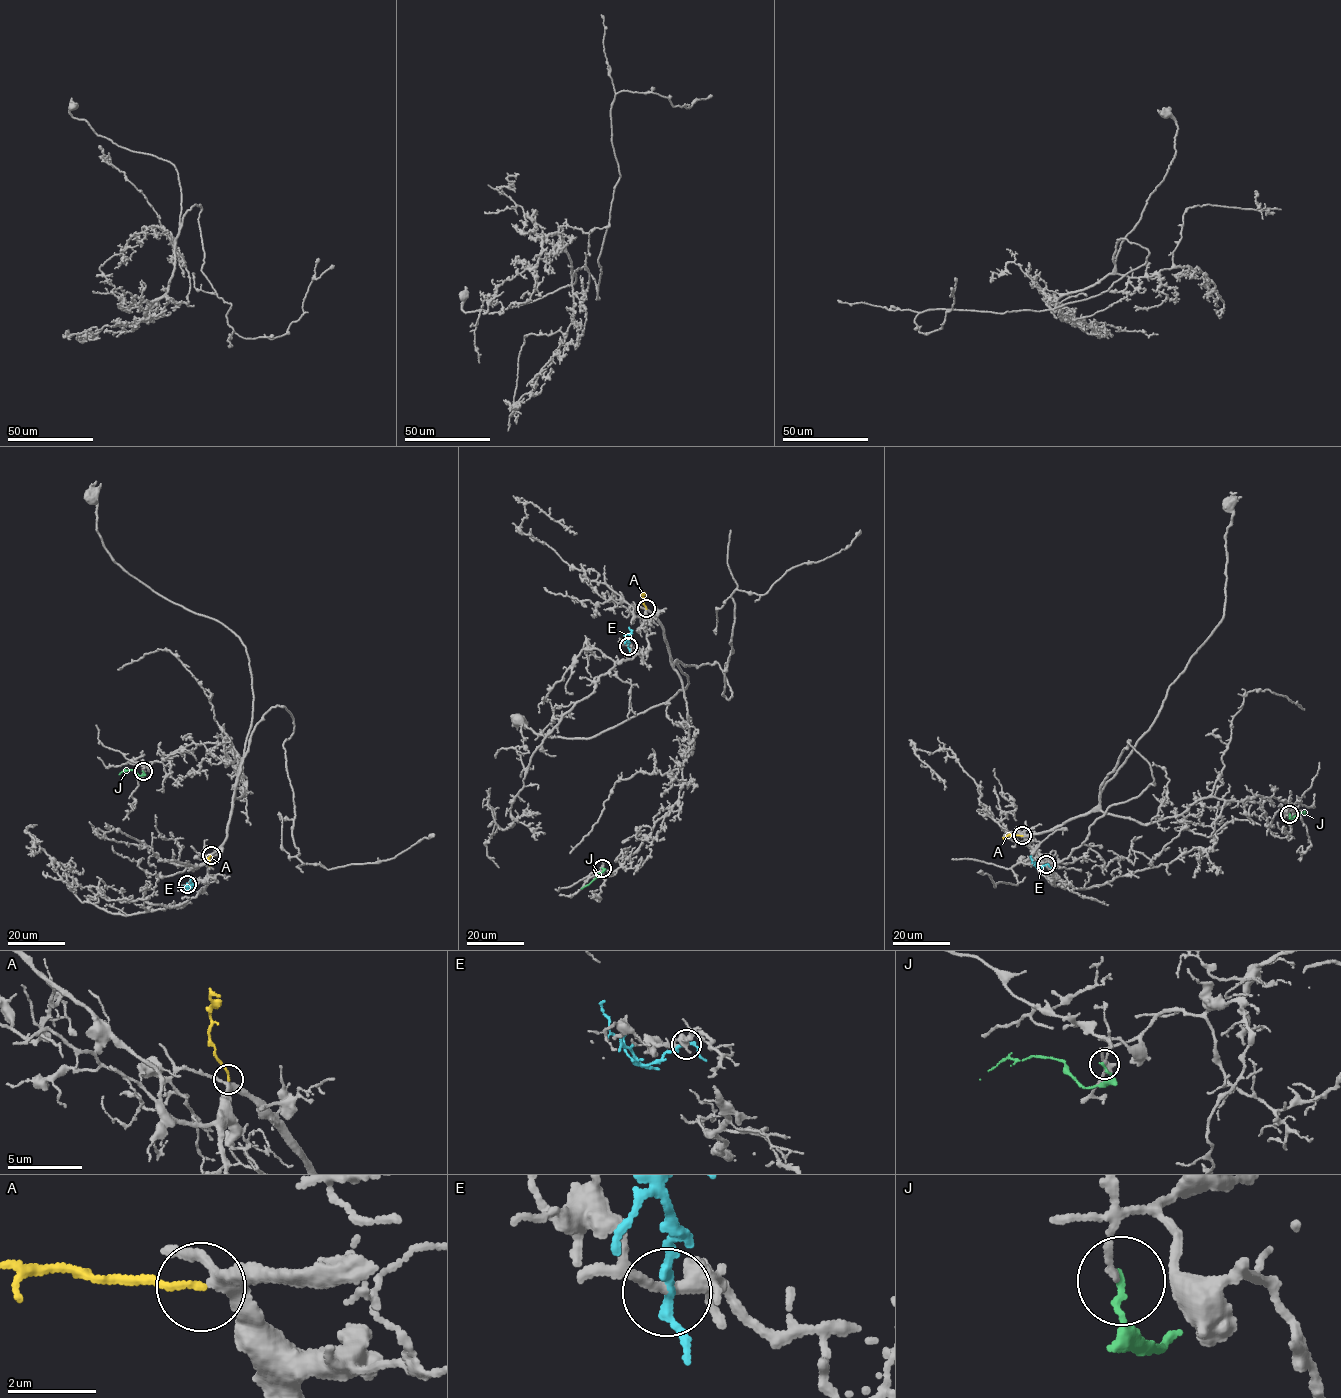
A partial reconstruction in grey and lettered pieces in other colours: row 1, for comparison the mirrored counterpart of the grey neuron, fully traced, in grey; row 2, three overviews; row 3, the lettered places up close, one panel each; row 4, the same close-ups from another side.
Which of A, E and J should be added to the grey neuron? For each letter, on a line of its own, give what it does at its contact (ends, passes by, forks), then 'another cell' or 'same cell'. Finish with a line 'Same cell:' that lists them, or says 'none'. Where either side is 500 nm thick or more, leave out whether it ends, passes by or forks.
A: it ends there; same cell
E: it passes by; another cell
J: it ends there; another cell
Same cell: A

